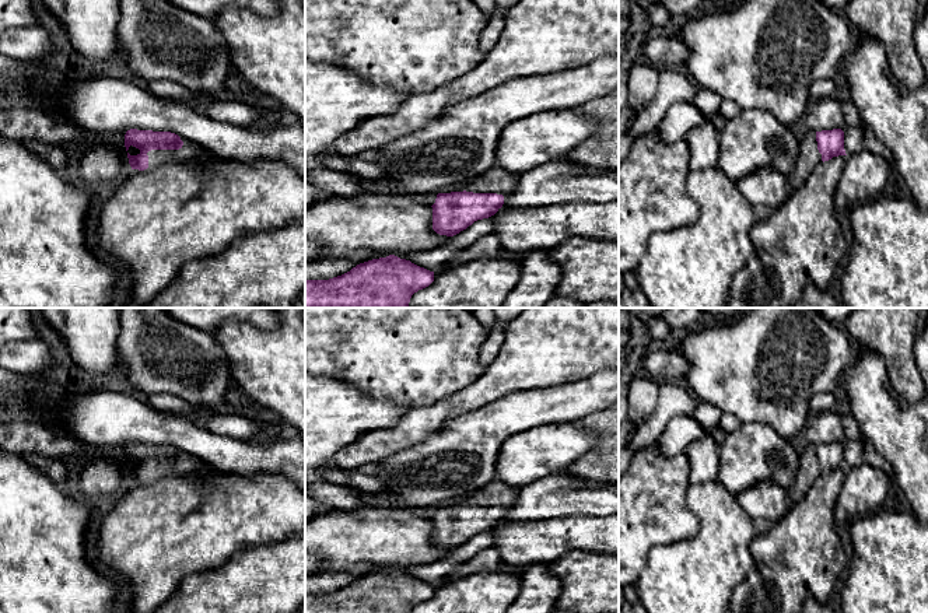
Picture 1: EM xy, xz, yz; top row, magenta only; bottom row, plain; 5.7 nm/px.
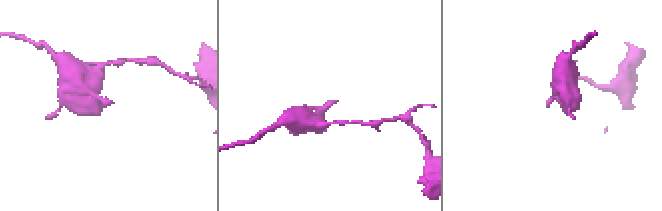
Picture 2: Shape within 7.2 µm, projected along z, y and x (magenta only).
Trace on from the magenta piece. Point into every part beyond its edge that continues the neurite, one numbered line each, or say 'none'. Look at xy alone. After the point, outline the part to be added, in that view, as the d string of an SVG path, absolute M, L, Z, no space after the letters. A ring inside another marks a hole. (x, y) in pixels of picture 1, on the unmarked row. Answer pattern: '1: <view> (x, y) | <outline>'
1: xy (191, 466) | M181 451L183 459L179 463L151 463L148 469L148 483L169 477L190 477L204 480L216 477L220 472L199 458Z

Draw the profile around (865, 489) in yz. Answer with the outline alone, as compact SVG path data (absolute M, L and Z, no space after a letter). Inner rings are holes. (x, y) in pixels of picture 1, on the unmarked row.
M861 463L847 469L838 494L836 522L848 525L852 519L875 514L887 505L890 479L880 469Z

